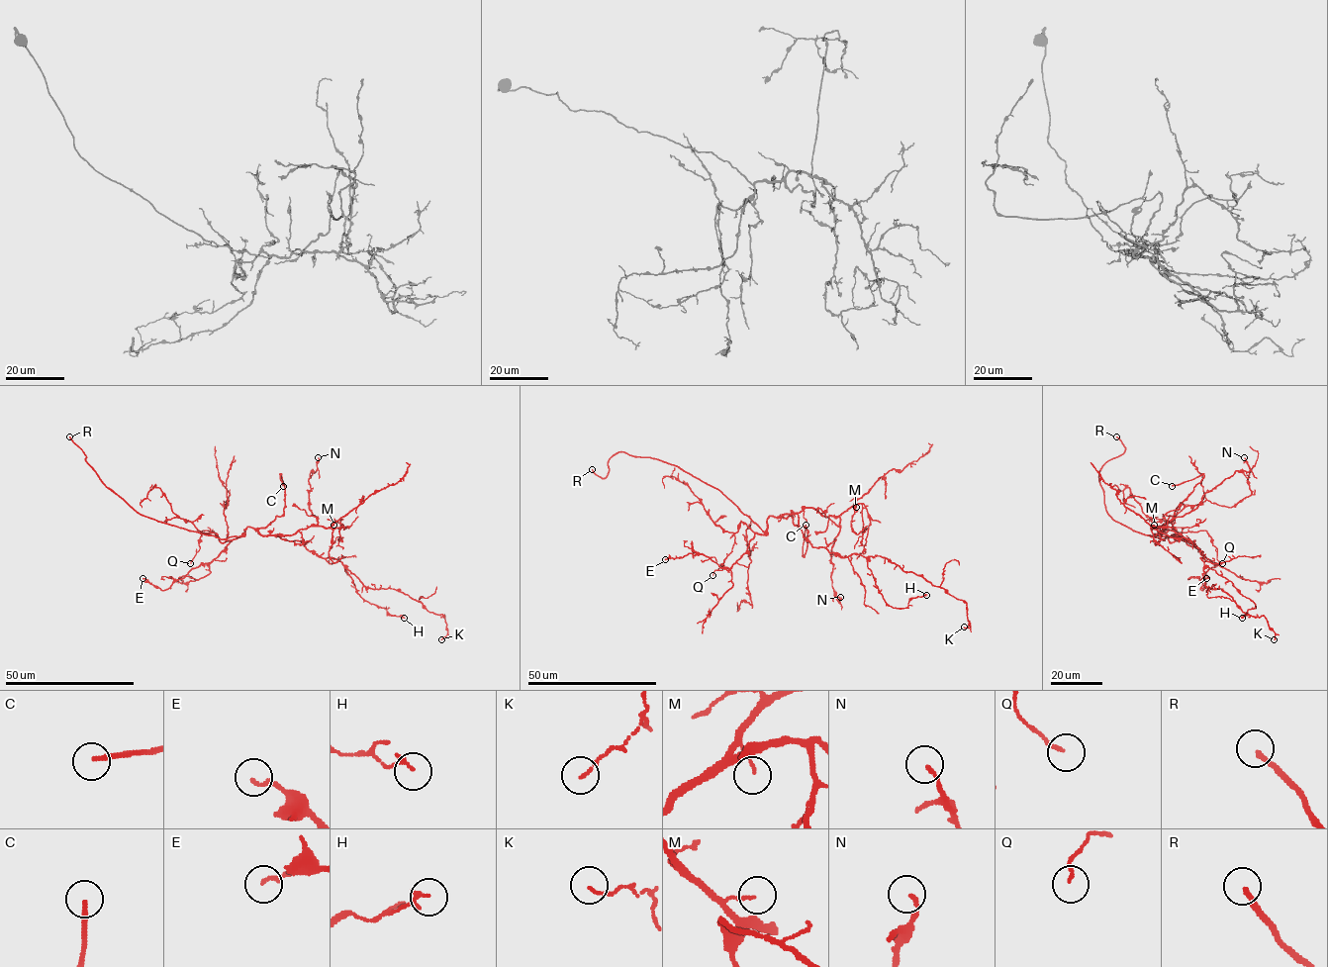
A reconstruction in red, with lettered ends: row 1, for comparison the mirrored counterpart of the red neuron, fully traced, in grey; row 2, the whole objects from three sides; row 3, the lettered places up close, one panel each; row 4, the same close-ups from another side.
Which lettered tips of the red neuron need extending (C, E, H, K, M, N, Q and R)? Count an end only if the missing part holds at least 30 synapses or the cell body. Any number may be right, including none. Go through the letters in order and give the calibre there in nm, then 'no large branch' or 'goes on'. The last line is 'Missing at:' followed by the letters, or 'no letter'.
C: calibre 200 nm; goes on
E: calibre 150 nm; no large branch
H: calibre 180 nm; no large branch
K: calibre 100 nm; no large branch
M: calibre 80 nm; no large branch
N: calibre 130 nm; no large branch
Q: calibre 110 nm; no large branch
R: calibre 180 nm; goes on
Missing at: C, R

